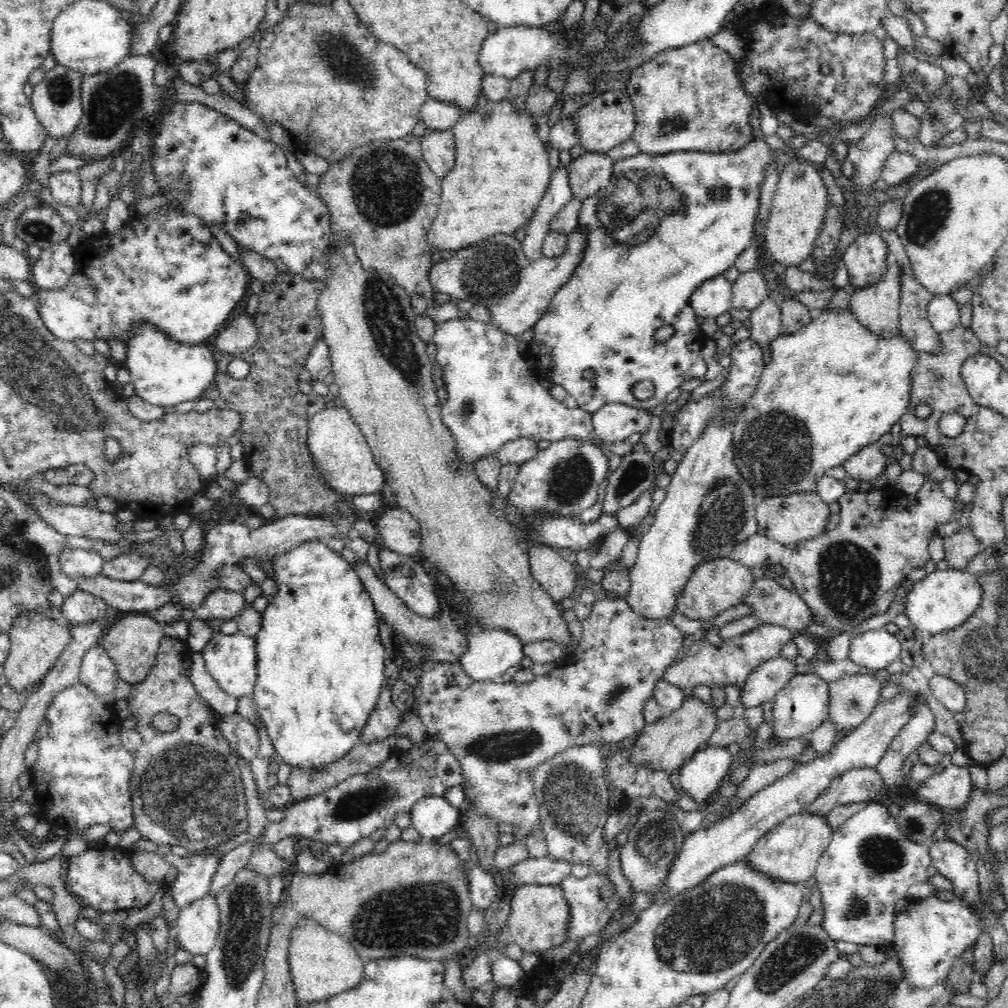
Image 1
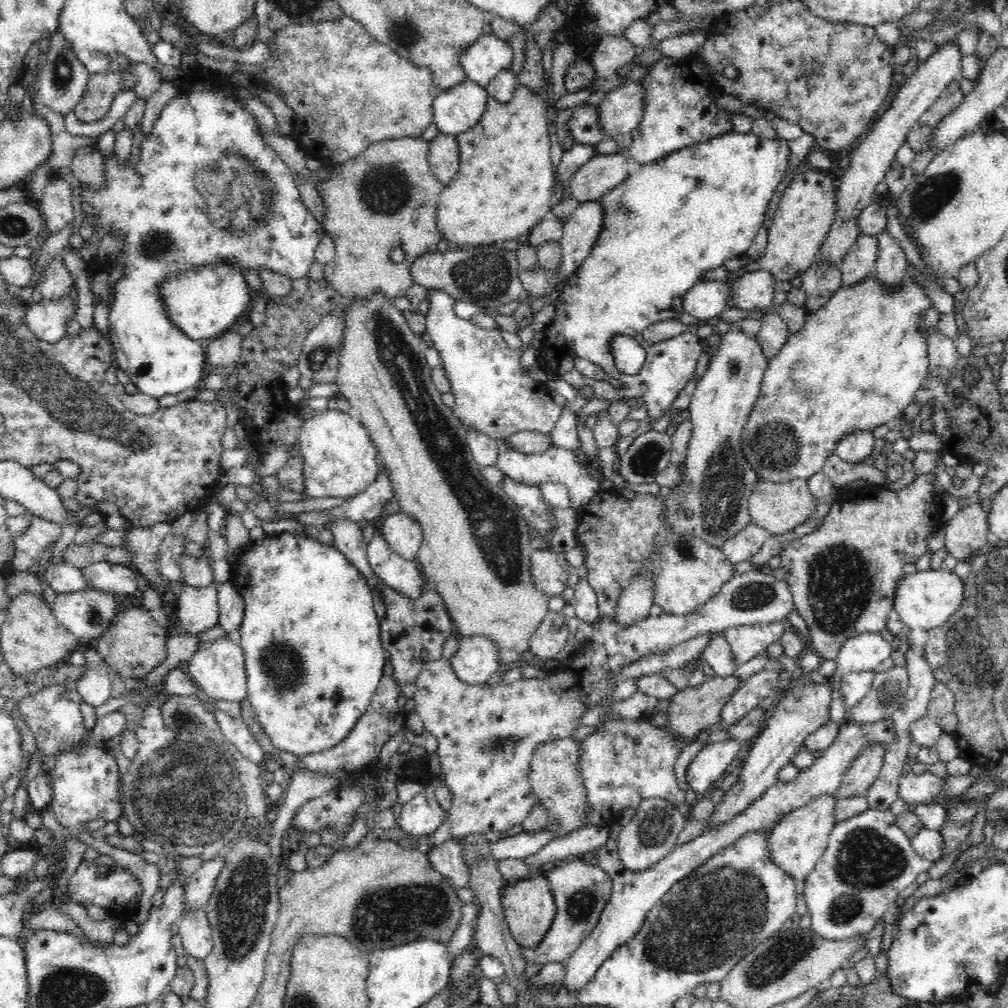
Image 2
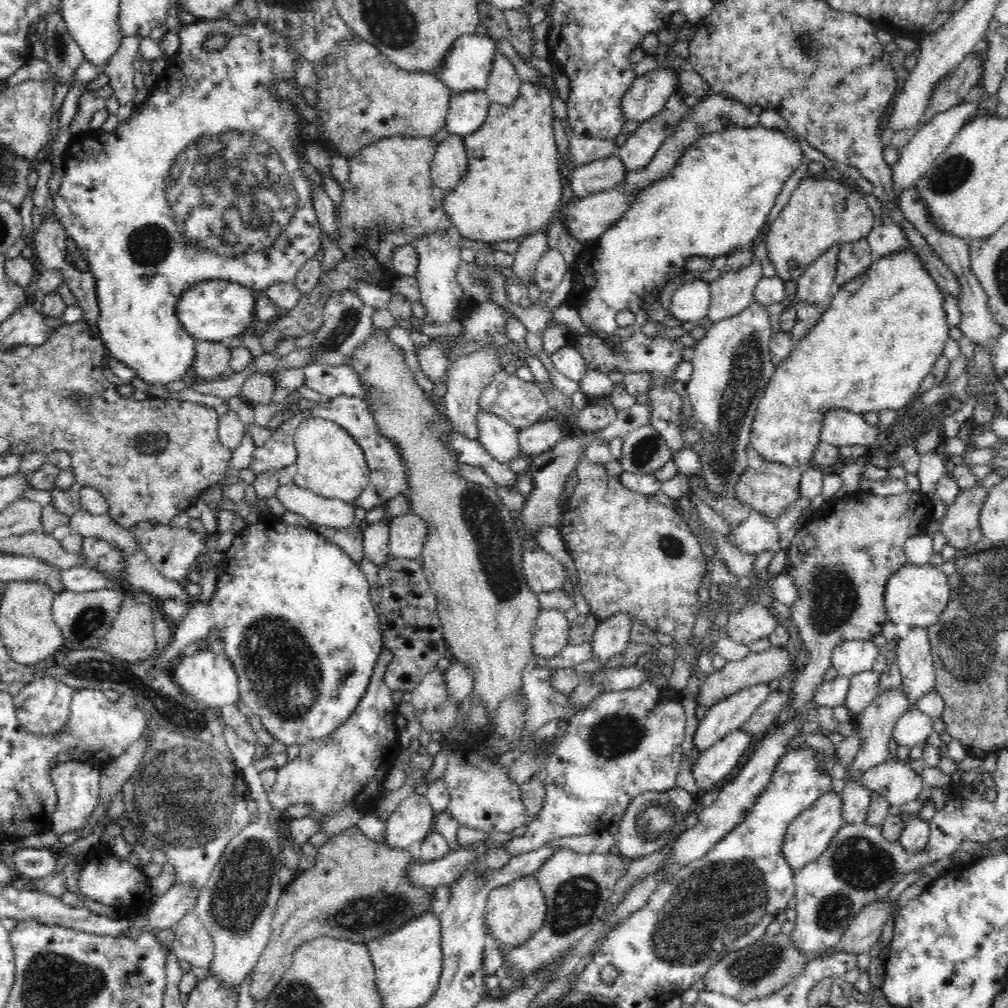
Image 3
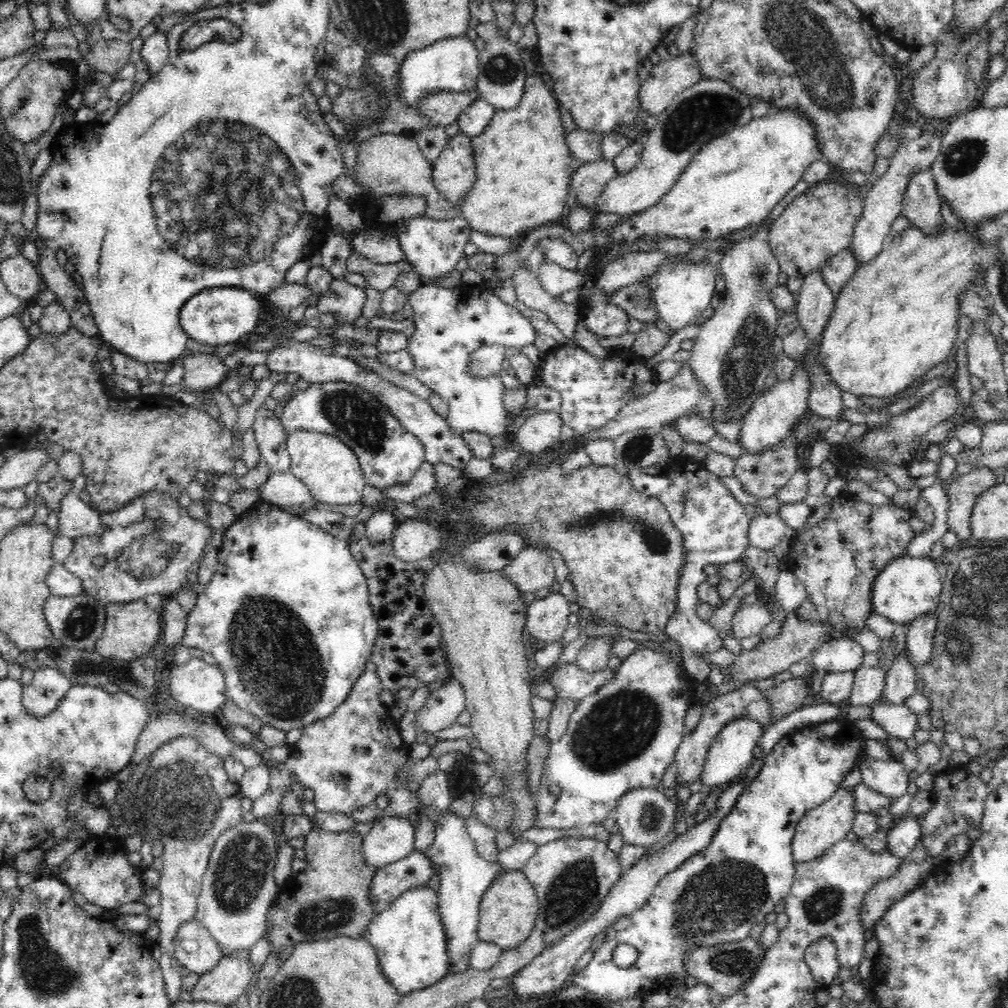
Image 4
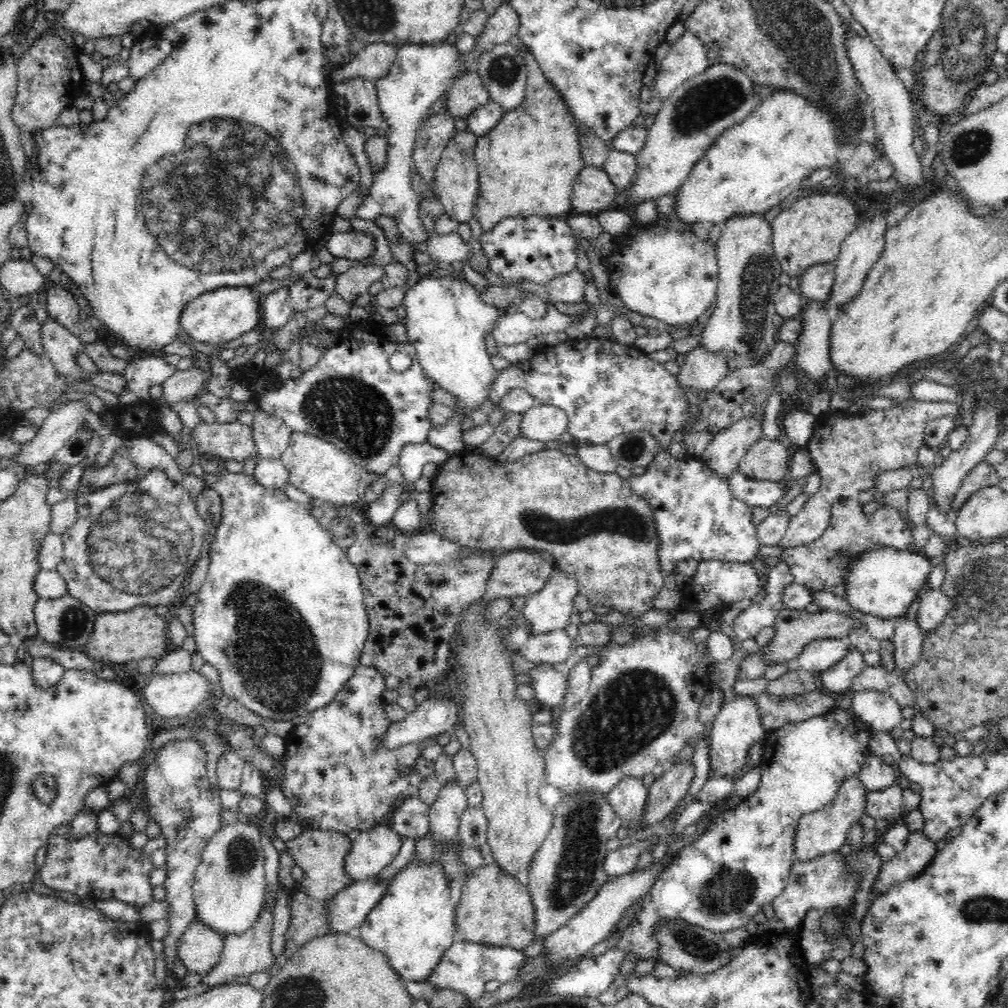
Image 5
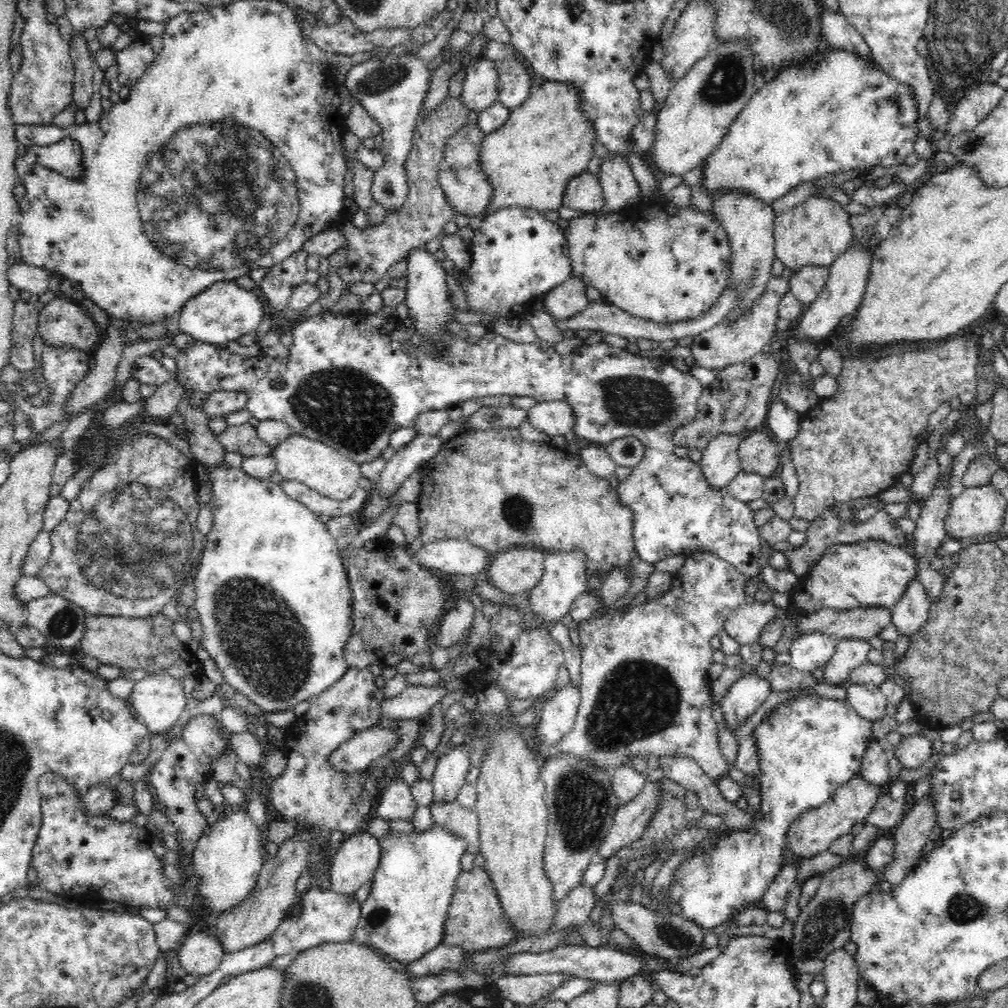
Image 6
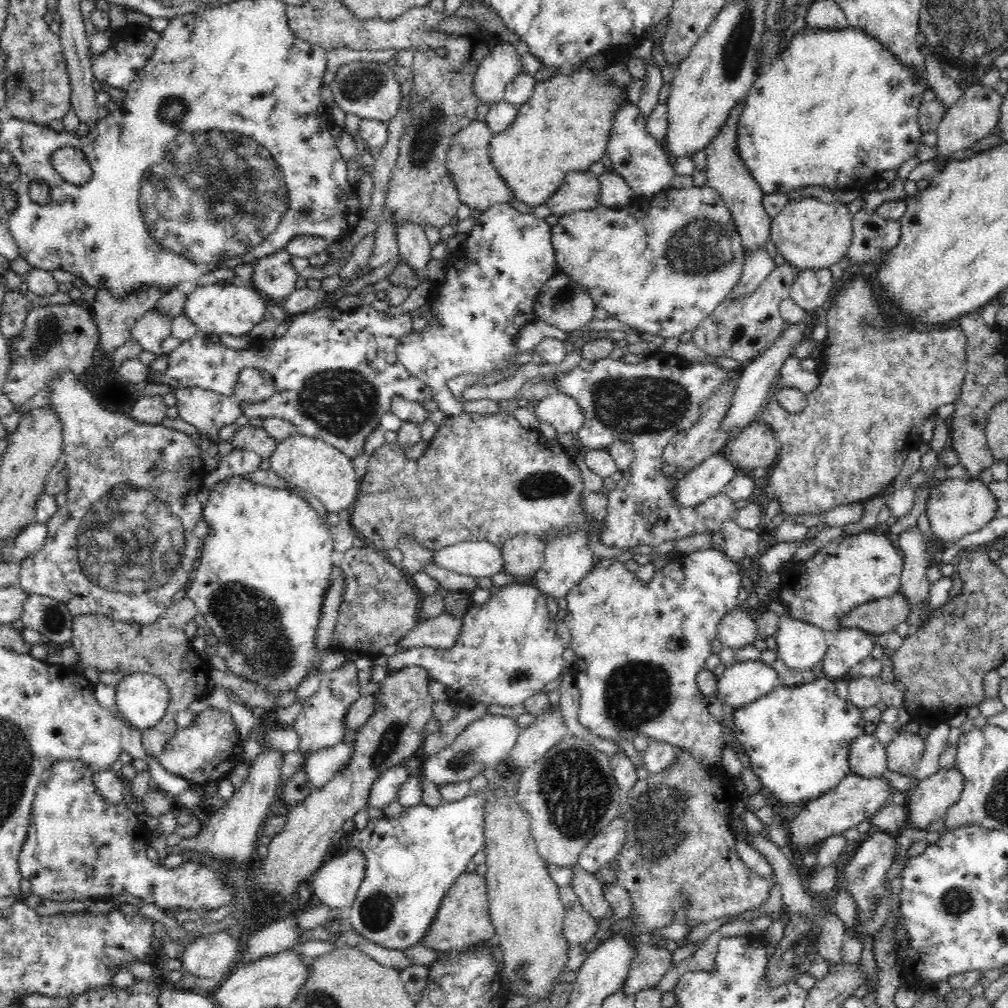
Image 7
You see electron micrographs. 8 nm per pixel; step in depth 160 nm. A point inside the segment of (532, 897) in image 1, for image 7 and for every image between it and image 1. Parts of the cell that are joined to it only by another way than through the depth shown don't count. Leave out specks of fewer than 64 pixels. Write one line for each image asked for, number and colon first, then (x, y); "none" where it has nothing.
2: (530, 908)
3: (514, 912)
4: (508, 911)
5: (494, 909)
6: (476, 921)
7: (463, 919)

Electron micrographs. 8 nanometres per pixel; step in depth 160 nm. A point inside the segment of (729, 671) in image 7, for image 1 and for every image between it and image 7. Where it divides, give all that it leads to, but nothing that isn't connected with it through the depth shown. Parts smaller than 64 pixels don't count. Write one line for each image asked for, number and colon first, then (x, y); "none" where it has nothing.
1: (701, 775)
2: (709, 766)
3: (711, 766)
4: (733, 750)
5: (738, 726)
6: (746, 695)

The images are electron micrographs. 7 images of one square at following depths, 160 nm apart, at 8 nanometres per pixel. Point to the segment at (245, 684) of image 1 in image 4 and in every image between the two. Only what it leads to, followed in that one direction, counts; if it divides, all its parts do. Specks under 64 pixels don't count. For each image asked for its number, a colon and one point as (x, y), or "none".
2: (218, 668)
3: (209, 678)
4: (196, 686)

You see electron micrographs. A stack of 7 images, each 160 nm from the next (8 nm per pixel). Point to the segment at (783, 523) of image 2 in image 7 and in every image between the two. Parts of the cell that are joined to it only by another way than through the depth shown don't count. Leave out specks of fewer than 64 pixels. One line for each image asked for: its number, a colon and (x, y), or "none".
3: (772, 488)
4: (763, 474)
5: (766, 460)
6: (758, 451)
7: (755, 446)

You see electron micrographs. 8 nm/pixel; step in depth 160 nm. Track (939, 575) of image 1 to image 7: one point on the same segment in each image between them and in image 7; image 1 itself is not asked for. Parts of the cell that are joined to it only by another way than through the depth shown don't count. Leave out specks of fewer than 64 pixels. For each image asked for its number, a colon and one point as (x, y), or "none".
2: (925, 600)
3: (915, 596)
4: (908, 587)
5: (883, 582)
6: (869, 573)
7: (851, 570)

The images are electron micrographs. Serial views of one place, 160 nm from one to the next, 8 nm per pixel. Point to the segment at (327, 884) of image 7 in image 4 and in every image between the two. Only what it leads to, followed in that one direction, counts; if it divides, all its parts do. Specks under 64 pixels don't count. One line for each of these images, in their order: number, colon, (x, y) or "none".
4: (390, 839)
5: (372, 850)
6: (354, 863)

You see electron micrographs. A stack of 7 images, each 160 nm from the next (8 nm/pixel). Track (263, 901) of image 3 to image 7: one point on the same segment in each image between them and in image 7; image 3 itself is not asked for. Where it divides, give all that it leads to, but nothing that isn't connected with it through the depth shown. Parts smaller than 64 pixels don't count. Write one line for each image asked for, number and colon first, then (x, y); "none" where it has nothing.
4: (238, 889)
5: (229, 888)
6: (226, 859)
7: (232, 834)

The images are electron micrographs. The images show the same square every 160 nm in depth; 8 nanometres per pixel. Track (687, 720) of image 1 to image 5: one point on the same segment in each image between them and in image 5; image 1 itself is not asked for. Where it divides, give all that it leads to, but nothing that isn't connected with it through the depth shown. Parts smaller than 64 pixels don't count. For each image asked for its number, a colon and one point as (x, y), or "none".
2: (696, 708)
3: (762, 667)
4: (798, 637)
5: (795, 628)

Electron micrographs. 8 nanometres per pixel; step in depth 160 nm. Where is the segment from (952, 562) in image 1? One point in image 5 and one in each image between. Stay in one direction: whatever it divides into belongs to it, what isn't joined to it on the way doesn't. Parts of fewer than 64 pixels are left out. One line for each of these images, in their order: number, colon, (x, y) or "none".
2: (965, 533)
3: (961, 527)
4: (962, 493)
5: (984, 474)

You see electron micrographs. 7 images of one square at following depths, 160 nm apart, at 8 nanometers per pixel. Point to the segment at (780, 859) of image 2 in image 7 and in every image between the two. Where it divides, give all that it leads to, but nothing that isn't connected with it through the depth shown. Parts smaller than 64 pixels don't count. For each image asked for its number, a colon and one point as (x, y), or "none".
3: (809, 834)
4: (820, 828)
5: (821, 832)
6: (812, 832)
7: (856, 799)

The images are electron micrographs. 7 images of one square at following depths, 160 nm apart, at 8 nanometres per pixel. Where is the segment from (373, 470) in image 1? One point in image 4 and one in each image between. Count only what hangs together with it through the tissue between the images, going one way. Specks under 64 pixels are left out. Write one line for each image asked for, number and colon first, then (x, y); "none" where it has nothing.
2: (340, 461)
3: (330, 463)
4: (328, 467)

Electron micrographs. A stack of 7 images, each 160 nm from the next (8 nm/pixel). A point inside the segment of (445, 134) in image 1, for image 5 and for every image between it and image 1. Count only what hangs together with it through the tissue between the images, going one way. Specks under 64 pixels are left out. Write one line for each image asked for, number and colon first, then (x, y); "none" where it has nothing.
2: (444, 156)
3: (449, 163)
4: (454, 172)
5: (456, 184)

